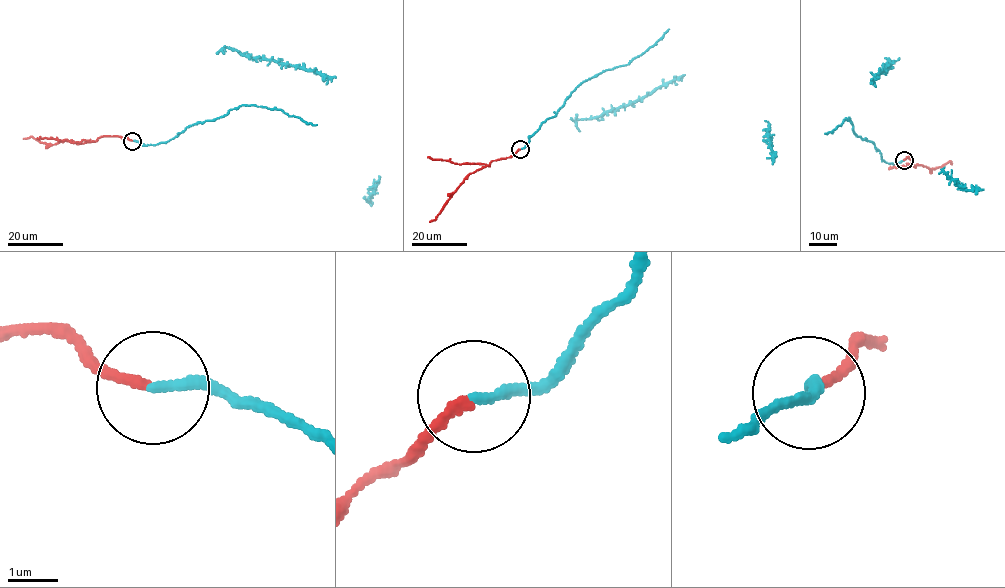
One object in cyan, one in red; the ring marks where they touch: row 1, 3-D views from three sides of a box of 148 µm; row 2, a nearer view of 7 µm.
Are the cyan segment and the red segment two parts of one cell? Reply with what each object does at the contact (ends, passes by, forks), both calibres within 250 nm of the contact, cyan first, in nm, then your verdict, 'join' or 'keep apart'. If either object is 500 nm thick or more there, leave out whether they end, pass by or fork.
cyan ends there; red ends there; 200 nm thick on the cyan side, 200 nm on the other; keep apart

